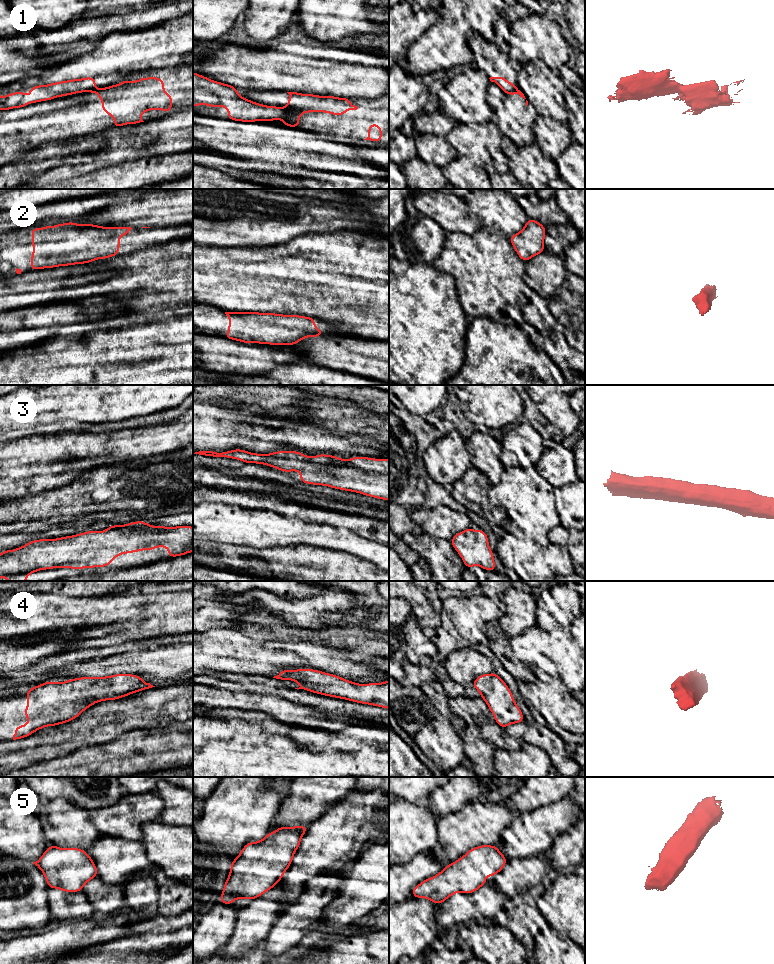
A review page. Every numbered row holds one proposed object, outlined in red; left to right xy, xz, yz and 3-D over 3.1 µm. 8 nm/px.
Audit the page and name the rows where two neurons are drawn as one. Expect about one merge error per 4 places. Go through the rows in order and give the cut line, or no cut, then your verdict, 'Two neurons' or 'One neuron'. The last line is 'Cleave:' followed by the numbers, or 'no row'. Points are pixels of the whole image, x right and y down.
1: Split along xz (285, 107), (287, 112), (282, 117). Two neurons
2: No split. One neuron
3: No split. One neuron
4: No split. One neuron
5: No split. One neuron
Cleave: 1

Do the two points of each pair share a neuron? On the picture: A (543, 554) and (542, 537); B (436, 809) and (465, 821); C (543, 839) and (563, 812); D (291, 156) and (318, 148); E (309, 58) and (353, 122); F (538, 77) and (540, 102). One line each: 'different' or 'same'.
A: different
B: different
C: same
D: same
E: different
F: same

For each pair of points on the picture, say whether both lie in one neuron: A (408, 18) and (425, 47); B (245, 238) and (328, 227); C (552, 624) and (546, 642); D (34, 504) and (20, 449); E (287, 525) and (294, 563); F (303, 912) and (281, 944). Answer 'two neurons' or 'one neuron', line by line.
A: two neurons
B: one neuron
C: two neurons
D: two neurons
E: two neurons
F: one neuron

